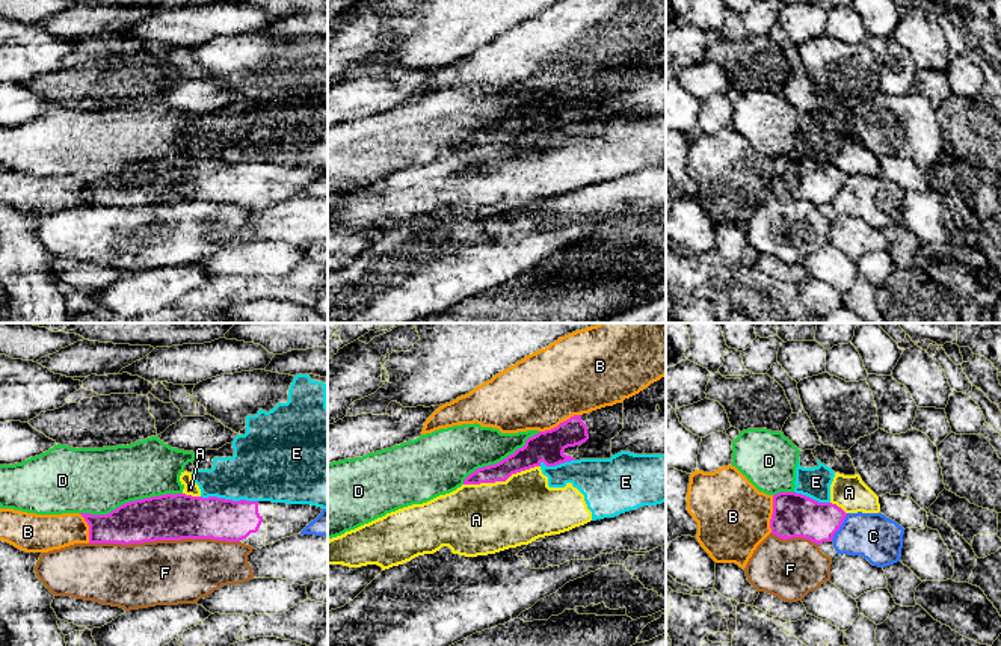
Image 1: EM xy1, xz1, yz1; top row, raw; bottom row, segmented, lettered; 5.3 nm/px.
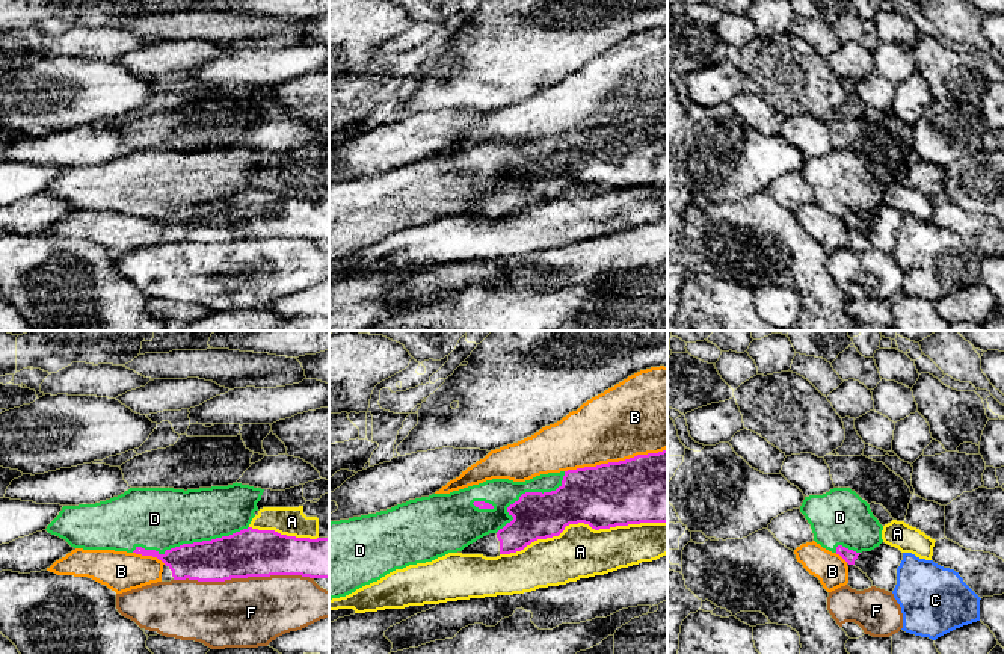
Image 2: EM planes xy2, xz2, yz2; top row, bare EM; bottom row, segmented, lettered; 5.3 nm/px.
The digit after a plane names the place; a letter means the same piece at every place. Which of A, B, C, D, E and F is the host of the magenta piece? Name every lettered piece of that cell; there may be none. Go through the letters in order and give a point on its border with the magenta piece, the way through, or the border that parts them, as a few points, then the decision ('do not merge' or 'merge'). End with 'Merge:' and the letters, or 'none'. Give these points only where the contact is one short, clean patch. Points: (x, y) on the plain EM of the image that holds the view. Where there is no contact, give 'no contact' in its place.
A: xz2 (583, 183) | do not merge
B: xz2 (615, 124) | do not merge
C: yz1 (840, 187) | do not merge
D: xy2 (189, 206) | do not merge
E: xy1 (230, 162) | along xy1 (201, 157), (257, 163) | do not merge
F: xy1 (163, 201) | do not merge
Merge: none

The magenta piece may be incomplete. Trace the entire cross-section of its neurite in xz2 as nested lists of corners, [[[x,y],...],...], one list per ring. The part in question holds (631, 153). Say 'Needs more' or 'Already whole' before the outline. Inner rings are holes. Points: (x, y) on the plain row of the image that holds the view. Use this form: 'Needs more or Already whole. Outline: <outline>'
Needs more. Outline: [[[667,110],[658,115],[565,133],[562,147],[551,154],[525,154],[507,169],[513,178],[497,195],[465,208],[462,216],[497,219],[524,211],[537,201],[559,198],[566,187],[584,184],[592,190],[640,184],[667,184]]]

